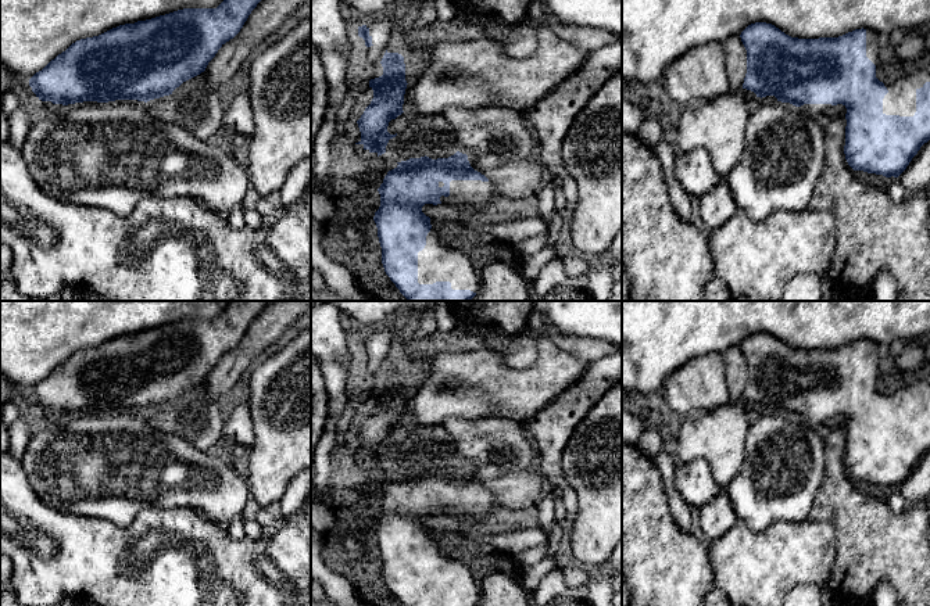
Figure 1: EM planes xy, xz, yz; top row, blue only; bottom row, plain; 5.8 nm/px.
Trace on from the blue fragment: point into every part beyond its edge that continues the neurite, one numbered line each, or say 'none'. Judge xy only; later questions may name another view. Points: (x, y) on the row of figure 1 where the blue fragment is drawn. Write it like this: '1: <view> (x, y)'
none

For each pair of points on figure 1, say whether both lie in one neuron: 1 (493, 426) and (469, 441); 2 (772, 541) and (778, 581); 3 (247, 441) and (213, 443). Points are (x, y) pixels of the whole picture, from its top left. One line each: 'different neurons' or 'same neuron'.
1: same neuron
2: same neuron
3: different neurons

